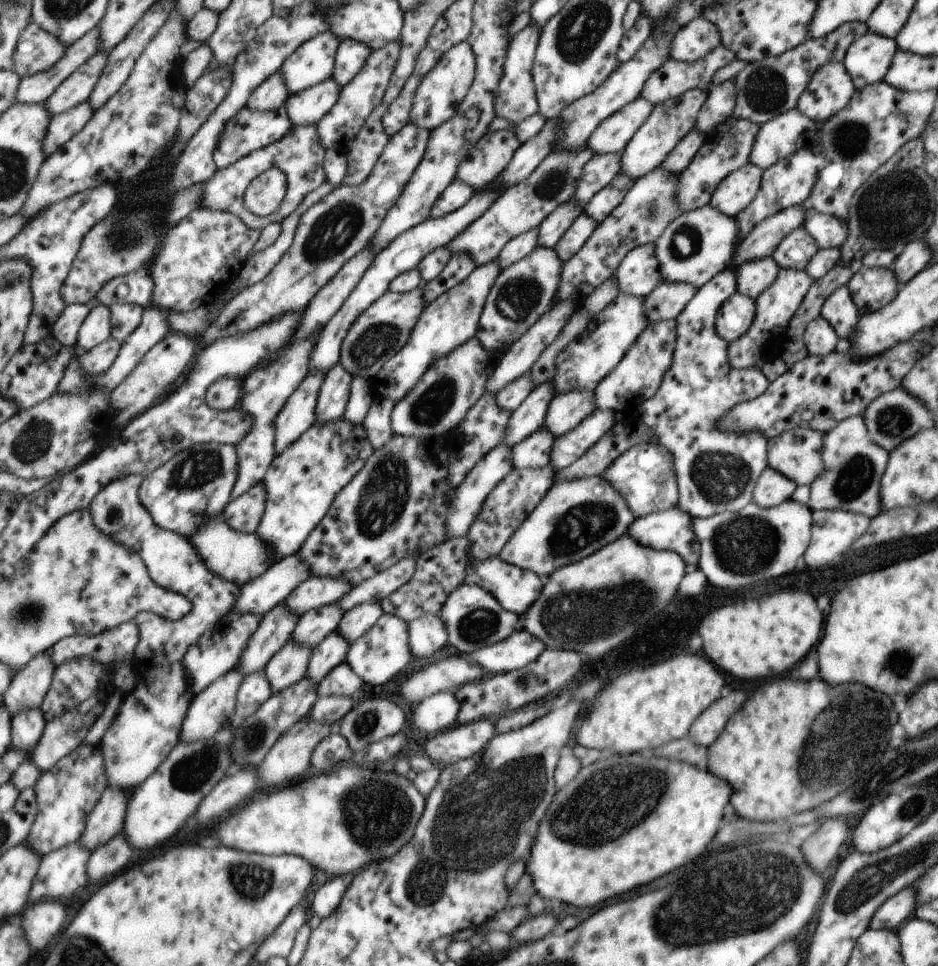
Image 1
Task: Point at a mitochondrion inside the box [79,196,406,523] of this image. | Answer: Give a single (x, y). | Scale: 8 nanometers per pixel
(334, 231)

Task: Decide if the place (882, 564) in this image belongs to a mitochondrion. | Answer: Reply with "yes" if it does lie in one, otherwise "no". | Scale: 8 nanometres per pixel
no

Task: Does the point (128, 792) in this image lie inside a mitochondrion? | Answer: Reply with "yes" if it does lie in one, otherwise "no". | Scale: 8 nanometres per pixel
no

